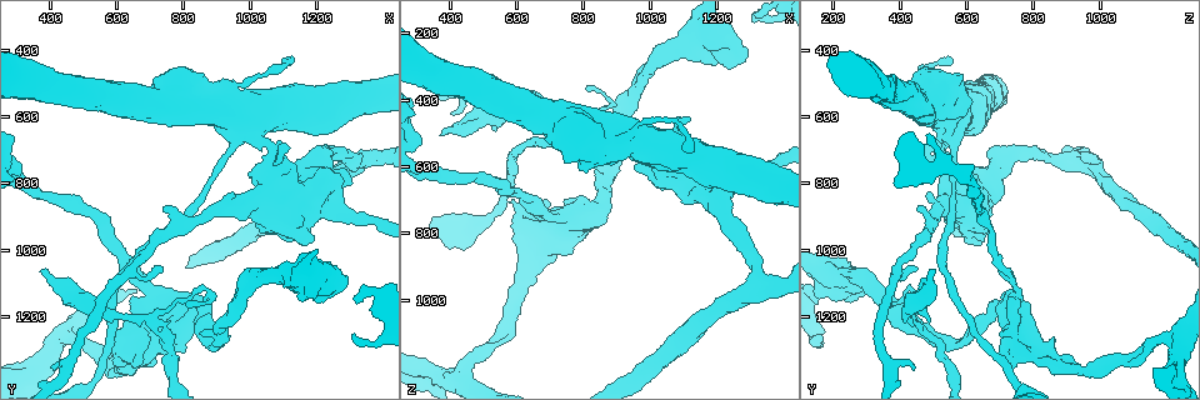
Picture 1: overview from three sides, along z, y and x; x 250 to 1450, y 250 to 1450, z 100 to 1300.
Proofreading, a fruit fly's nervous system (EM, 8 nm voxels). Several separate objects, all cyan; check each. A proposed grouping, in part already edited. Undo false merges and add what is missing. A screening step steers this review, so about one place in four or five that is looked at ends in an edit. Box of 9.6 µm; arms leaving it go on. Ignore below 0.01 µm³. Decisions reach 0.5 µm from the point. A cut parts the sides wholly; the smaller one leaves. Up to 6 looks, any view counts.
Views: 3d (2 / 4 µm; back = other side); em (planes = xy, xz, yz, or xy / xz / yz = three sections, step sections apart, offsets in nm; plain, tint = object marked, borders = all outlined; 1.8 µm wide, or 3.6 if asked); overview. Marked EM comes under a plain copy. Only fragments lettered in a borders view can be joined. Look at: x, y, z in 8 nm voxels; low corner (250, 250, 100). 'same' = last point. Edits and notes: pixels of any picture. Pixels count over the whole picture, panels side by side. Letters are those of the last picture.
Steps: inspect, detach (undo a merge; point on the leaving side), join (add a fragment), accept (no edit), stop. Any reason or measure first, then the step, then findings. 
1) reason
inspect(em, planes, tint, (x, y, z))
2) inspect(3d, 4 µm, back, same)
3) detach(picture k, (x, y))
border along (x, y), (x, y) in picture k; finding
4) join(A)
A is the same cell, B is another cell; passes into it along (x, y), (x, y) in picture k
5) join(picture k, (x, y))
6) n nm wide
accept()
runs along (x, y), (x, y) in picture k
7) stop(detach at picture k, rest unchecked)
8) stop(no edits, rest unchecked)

calibre changes
inspect(3d, 4 µm, (950, 510, 480))

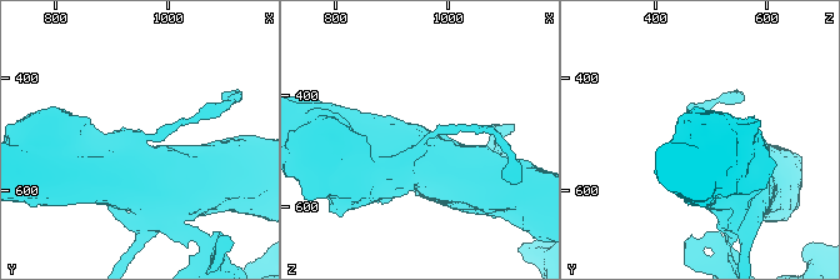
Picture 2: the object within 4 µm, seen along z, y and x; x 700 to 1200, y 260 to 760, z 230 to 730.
need the tissue
inspect(em, 3.6 µm, xy, step 16, tint, (955, 510, 485))

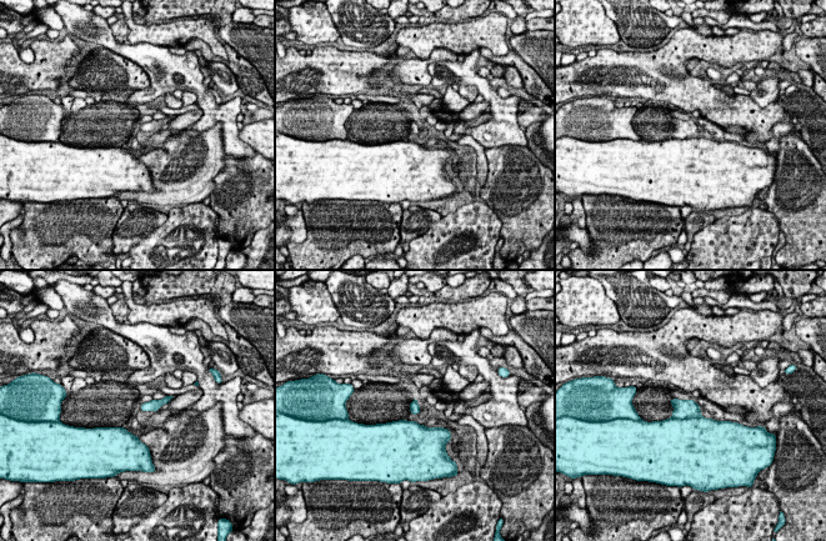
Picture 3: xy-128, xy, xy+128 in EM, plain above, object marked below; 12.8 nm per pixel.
inspect(em, 3.6 µm, planes, borders, same)

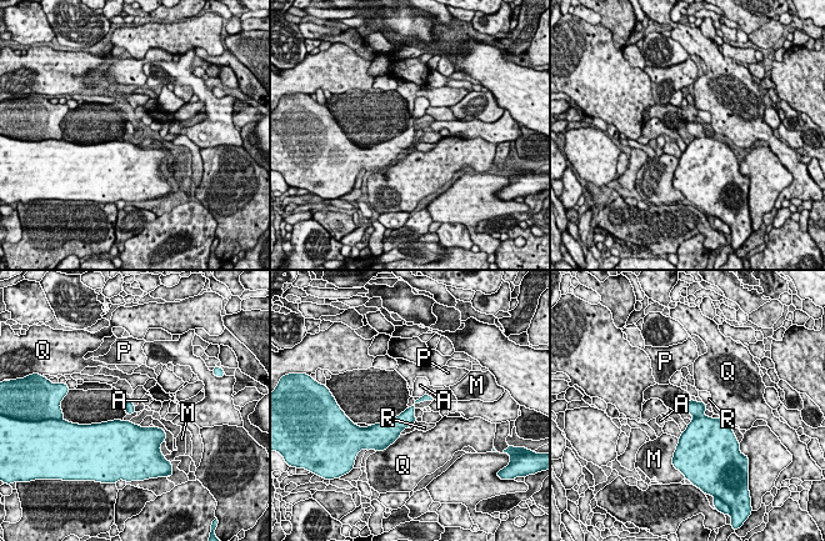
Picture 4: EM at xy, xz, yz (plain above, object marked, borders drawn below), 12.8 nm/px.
130 nm wide
detach(picture 4, (703, 435))
A, M, P, Q and R are other cells; border along (703, 414), (694, 417) in picture 4; a second neuron is stuck on

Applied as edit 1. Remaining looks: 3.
thick turns thin
inspect(3d, 4 µm, back, (1040, 870, 600))

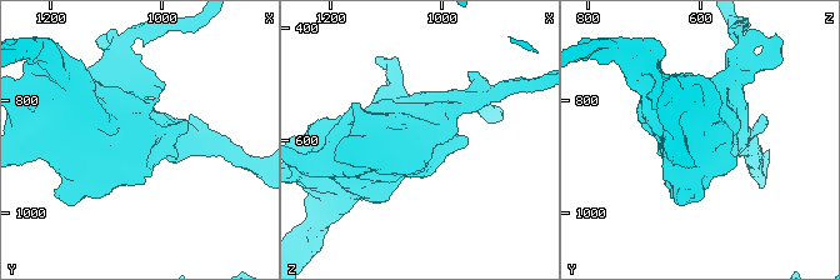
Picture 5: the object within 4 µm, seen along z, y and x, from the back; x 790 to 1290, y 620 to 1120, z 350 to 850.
shape alone is not enough
inspect(em, 3.6 µm, xz, step 4, tint, (1045, 870, 600))

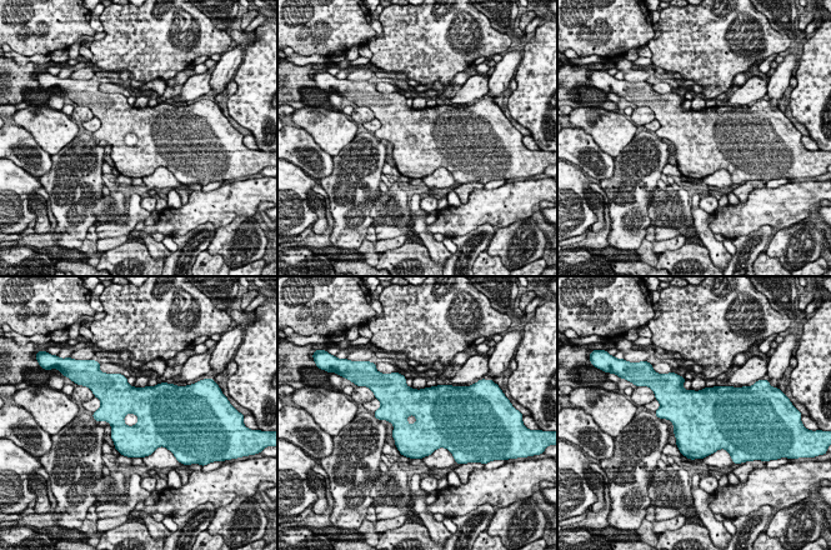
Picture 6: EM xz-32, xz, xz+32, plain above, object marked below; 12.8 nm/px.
inspect(em, 3.6 µm, planes, borders, same)

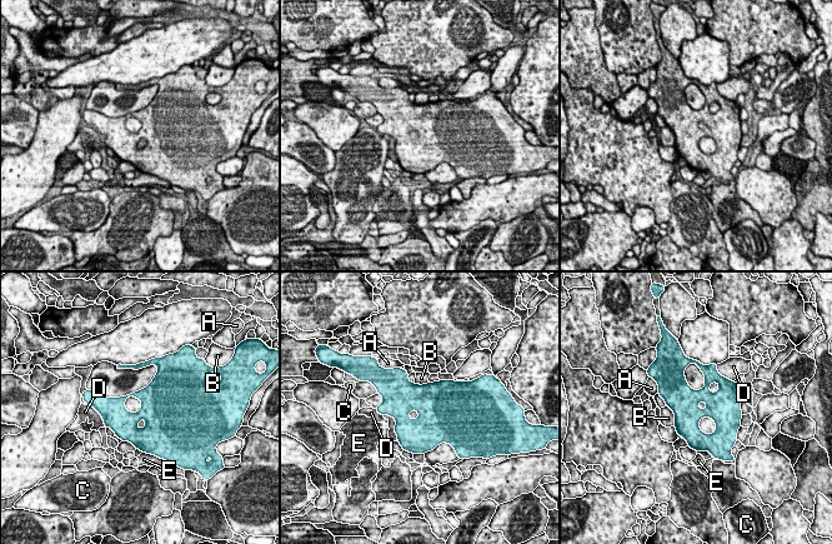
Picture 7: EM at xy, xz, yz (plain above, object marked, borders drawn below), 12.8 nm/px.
380 nm wide
accept()
A, B, C, D and E are other cells; border along (98, 412), (105, 427) in picture 7; all the same neuron

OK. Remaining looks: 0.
stop(detach at picture 4, rest unchecked)

